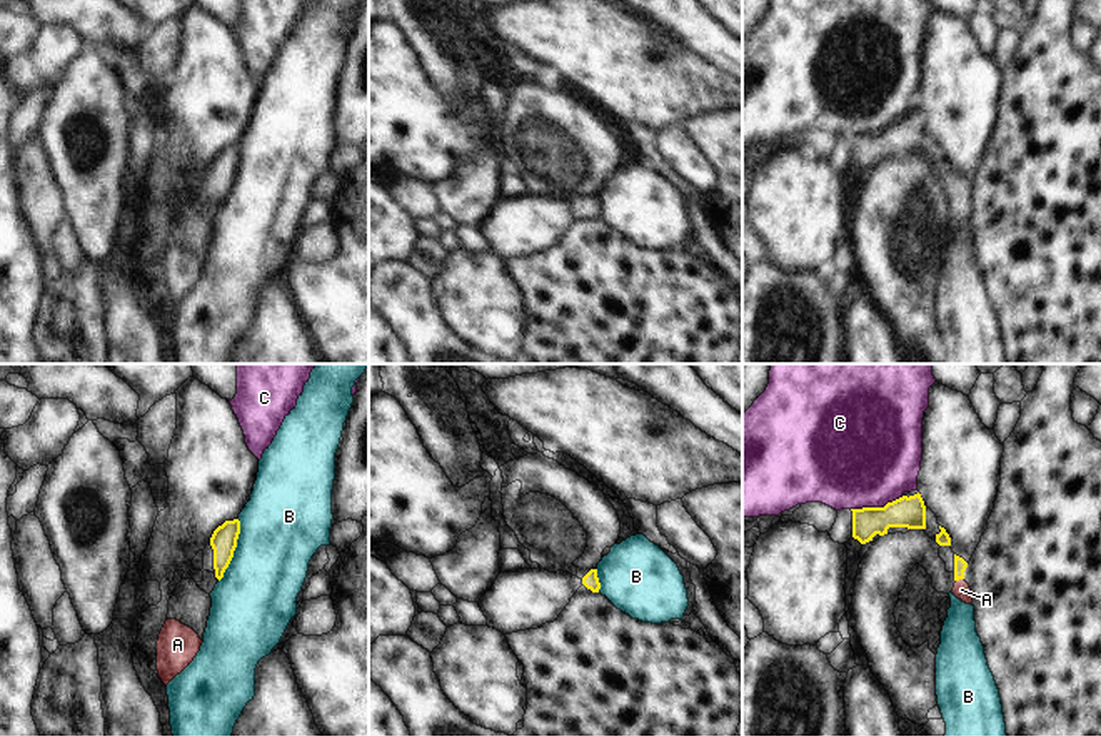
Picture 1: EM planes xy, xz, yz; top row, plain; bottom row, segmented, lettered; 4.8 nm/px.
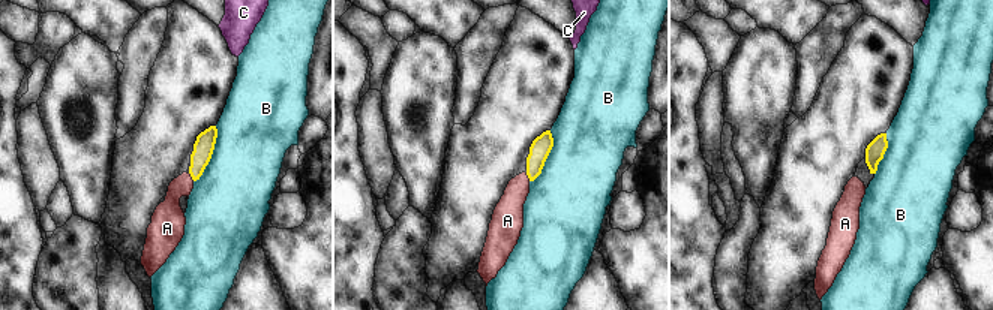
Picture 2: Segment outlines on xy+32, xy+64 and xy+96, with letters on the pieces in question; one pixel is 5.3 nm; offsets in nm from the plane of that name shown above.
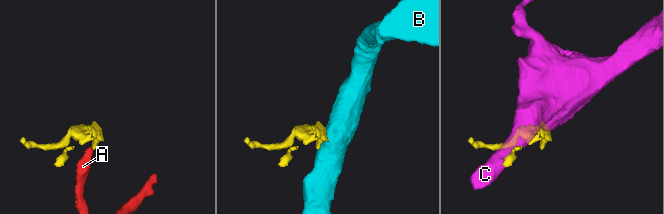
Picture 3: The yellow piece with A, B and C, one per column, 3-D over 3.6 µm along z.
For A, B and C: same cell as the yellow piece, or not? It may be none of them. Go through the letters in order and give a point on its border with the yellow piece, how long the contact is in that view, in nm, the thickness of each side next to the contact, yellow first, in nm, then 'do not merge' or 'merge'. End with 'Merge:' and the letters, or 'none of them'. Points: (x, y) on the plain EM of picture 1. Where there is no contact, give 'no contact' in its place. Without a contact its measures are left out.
A: contact yz (960, 204); length 40 nm; calibres 60 and 90 nm; merge
B: contact xy (234, 176); length 320 nm; calibres 130 and 400 nm; do not merge
C: contact yz (876, 134); length 260 nm; calibres 150 and 480 nm; do not merge
Merge: A

